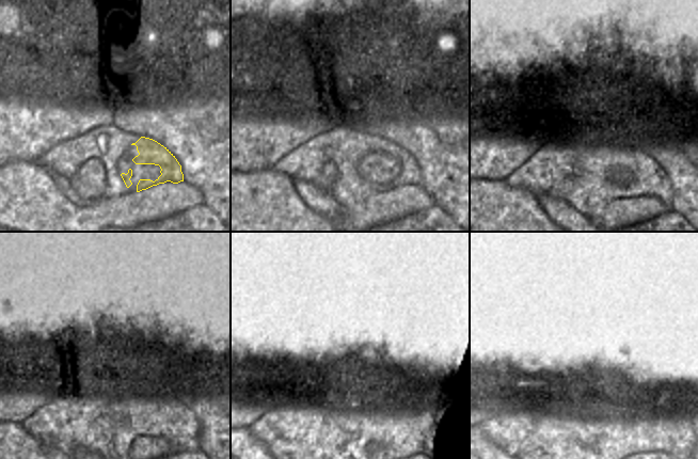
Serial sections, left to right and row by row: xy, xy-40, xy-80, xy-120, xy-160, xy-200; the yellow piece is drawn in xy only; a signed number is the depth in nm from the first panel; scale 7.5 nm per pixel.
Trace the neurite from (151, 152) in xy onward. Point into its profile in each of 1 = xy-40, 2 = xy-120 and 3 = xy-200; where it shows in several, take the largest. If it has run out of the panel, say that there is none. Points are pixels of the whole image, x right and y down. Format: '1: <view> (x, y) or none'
1: xy-40 (389, 153)
2: xy-120 (173, 411)
3: xy-200 (654, 416)

